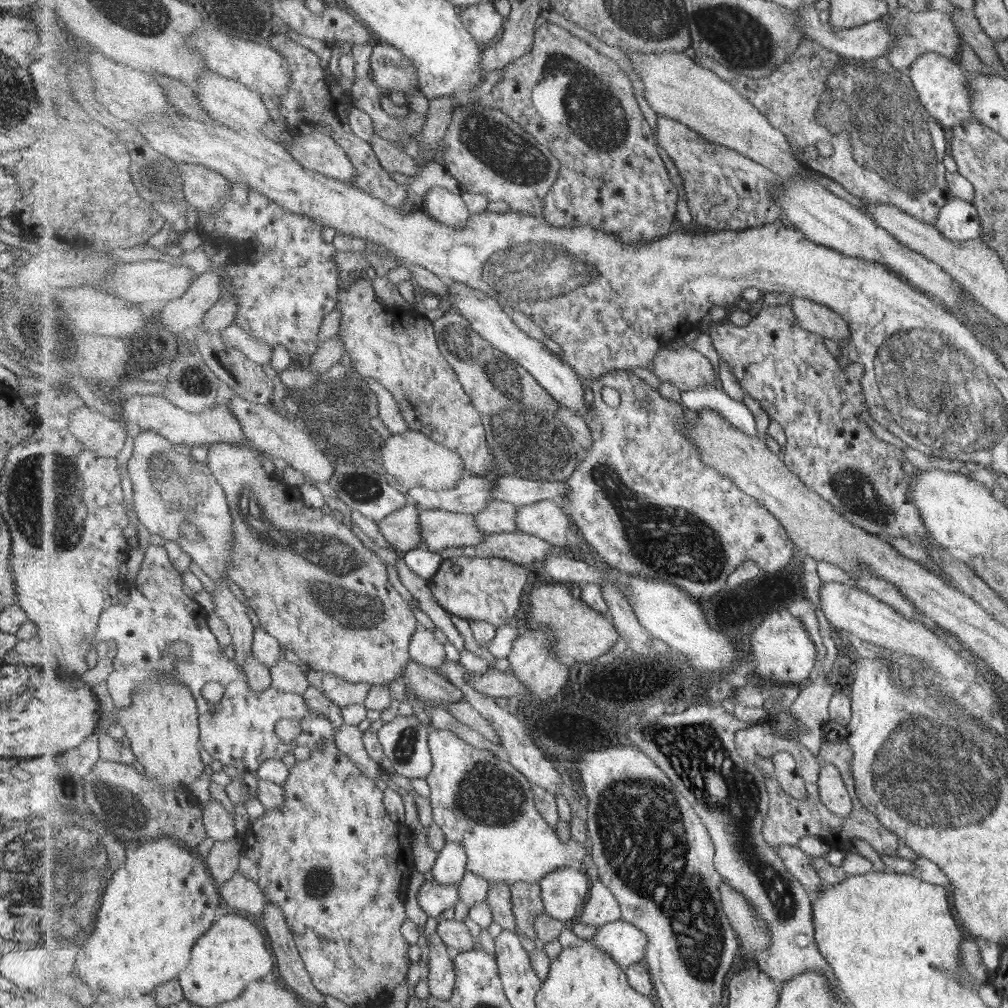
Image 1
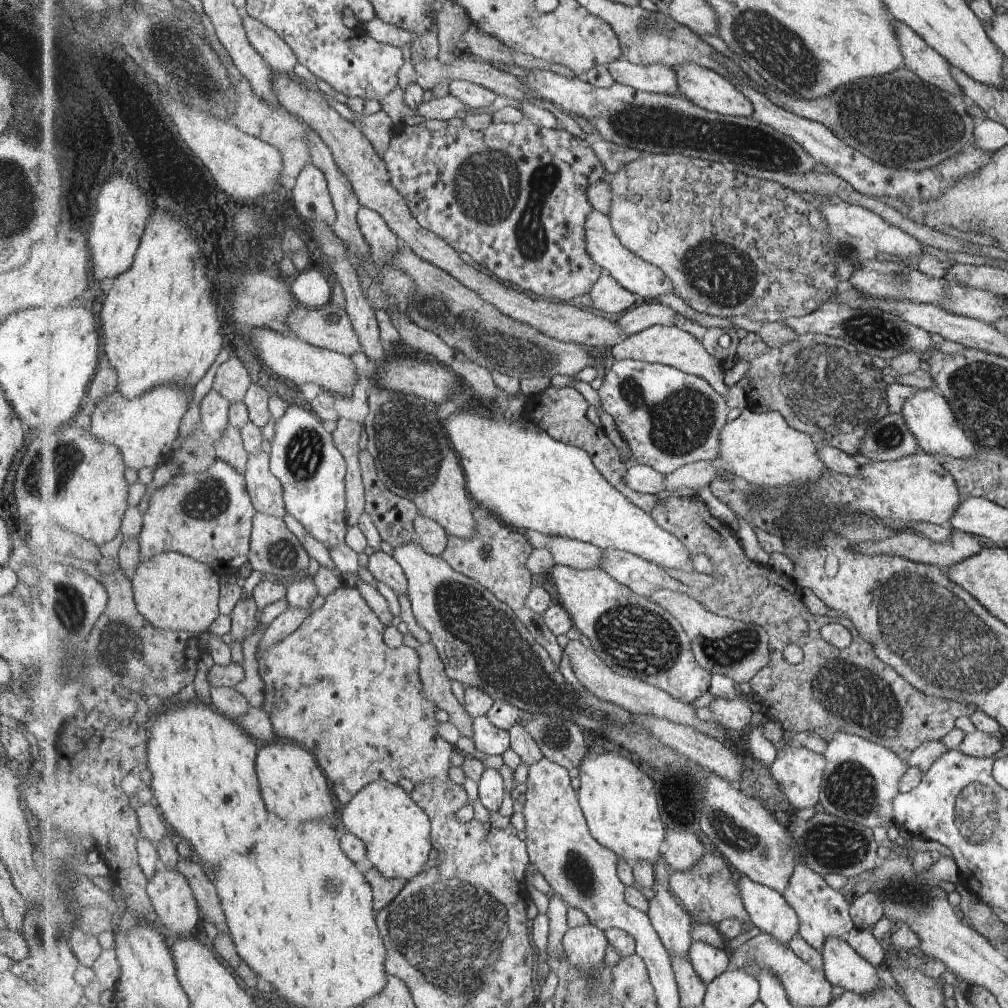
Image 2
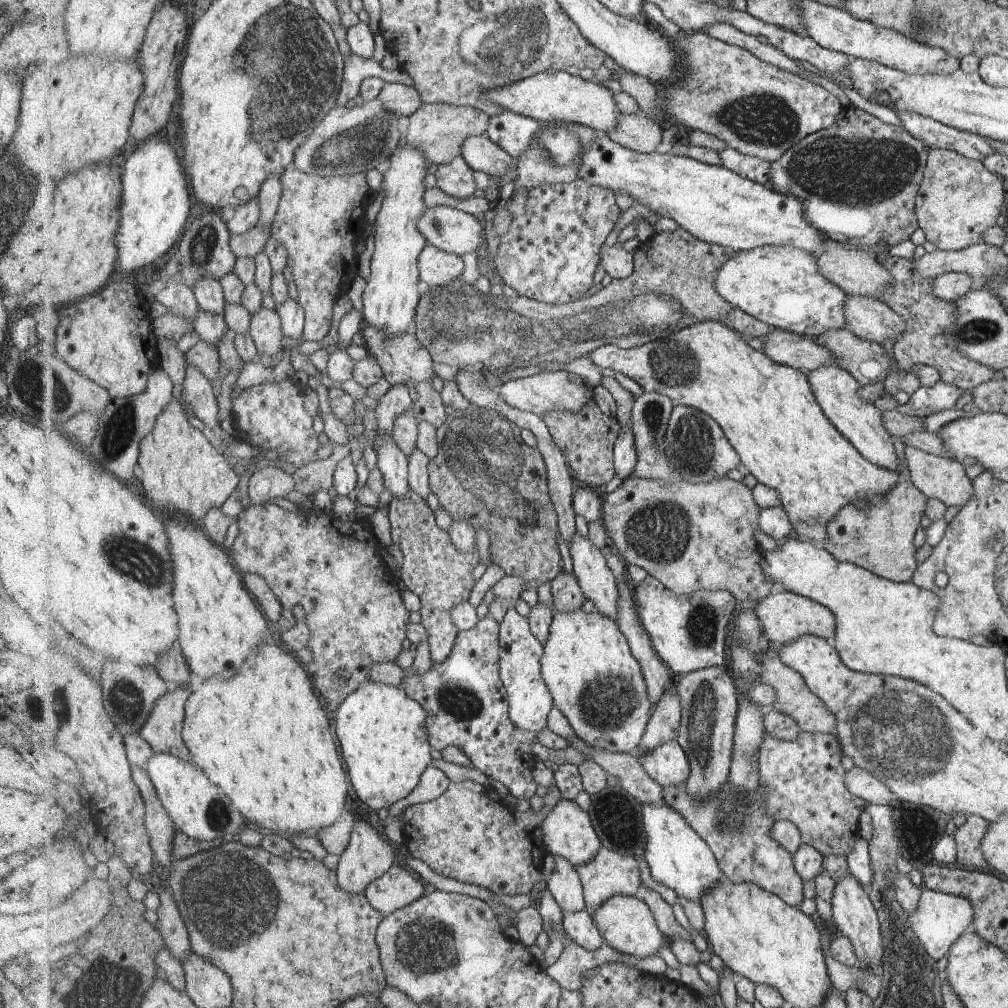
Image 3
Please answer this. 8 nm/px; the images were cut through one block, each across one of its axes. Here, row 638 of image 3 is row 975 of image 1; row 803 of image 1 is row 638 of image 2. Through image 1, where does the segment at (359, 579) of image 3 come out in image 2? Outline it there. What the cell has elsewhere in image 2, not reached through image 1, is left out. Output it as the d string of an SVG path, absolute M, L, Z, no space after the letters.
M357 586L339 587L295 632L273 648L259 651L258 660L266 688L265 717L272 721L277 738L298 743L315 754L343 806L363 787L379 780L395 783L397 778L406 777L419 784L449 778L454 745L437 733L440 709L423 691L421 658L414 648L389 648L383 642L381 618Z

